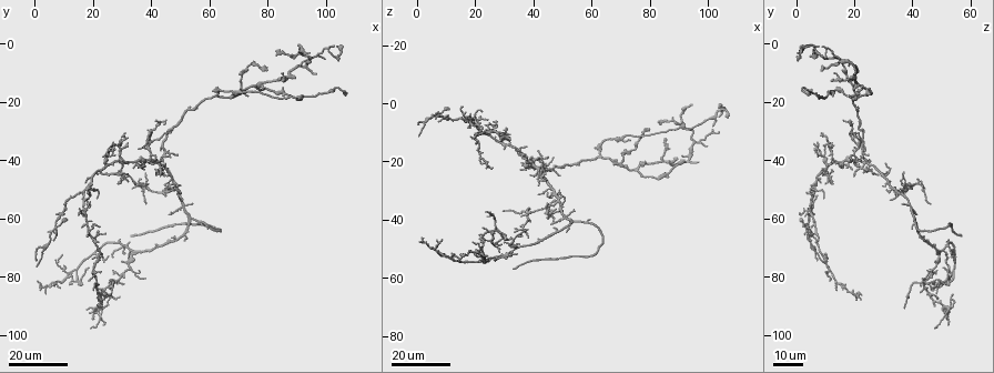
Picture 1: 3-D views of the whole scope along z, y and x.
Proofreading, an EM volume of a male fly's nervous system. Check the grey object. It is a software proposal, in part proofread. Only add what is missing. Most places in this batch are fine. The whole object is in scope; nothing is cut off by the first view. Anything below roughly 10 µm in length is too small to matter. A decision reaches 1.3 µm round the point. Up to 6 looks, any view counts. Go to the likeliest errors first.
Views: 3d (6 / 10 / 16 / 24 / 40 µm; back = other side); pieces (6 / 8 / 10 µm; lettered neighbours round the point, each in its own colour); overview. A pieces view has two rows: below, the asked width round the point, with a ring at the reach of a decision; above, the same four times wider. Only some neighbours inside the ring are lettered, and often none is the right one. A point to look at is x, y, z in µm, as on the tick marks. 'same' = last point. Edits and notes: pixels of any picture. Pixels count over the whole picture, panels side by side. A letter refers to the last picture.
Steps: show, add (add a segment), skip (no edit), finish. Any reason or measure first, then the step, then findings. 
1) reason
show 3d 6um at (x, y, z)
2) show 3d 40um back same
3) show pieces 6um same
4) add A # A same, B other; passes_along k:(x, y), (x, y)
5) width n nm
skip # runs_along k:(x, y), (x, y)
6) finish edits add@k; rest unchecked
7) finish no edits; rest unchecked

end of a long branch
show 3d 24um at (33, 65, 56)

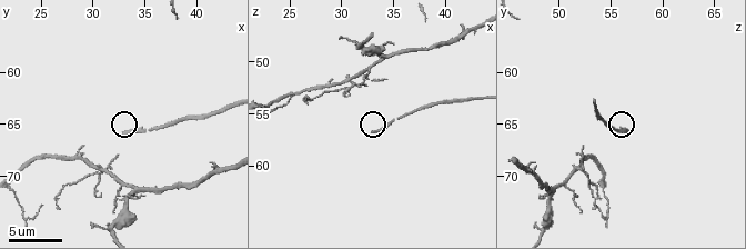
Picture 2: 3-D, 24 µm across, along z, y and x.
show pieces 6um at (33.0, 65.6, 56.8)

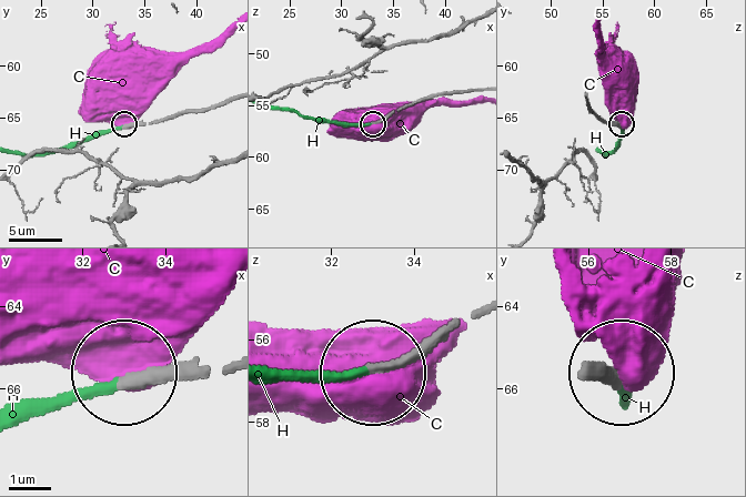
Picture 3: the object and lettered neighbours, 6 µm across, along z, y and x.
add H # C other, H same; passes_along 3:(153, 121), (101, 131), (38, 155), (19, 153); the cell continues

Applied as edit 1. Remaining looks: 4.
show overview

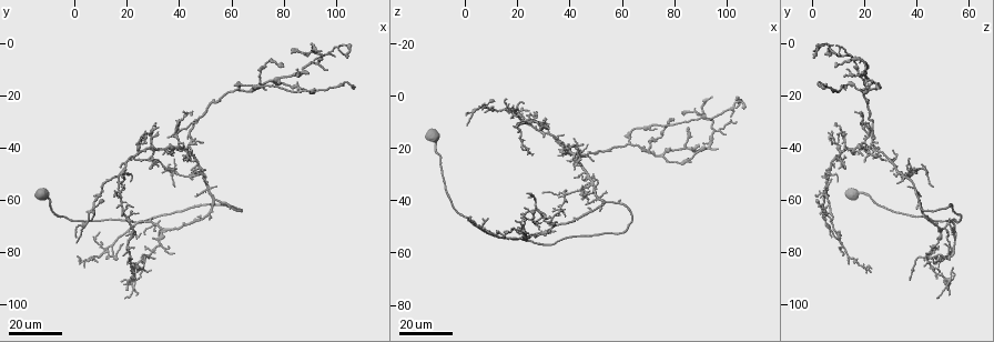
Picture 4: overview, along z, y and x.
branch stops here
show 3d 16um at (96, 10, 21)

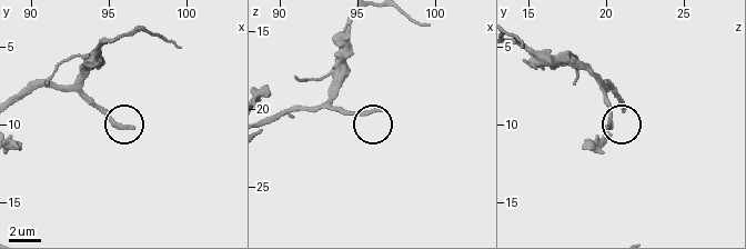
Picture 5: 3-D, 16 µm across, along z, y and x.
show pieces 6um at (96.4, 10.2, 20.0)

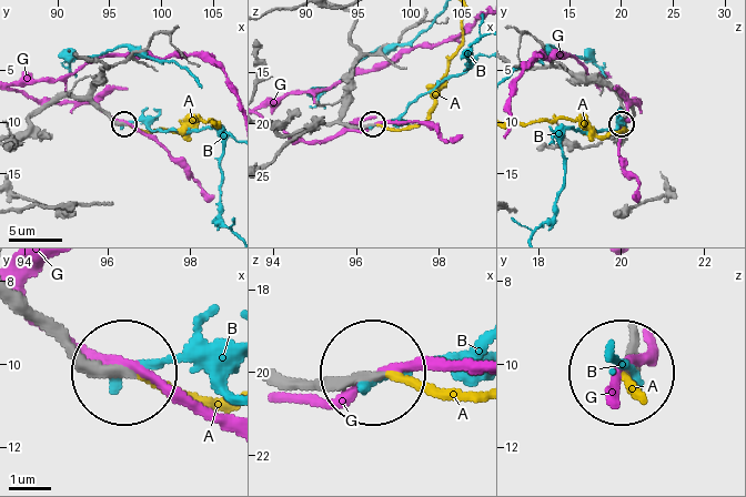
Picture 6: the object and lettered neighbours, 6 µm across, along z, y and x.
add A # A same, B other, G other; the cell continues

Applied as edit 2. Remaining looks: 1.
finish edits add@3, add@6; rest unchecked

